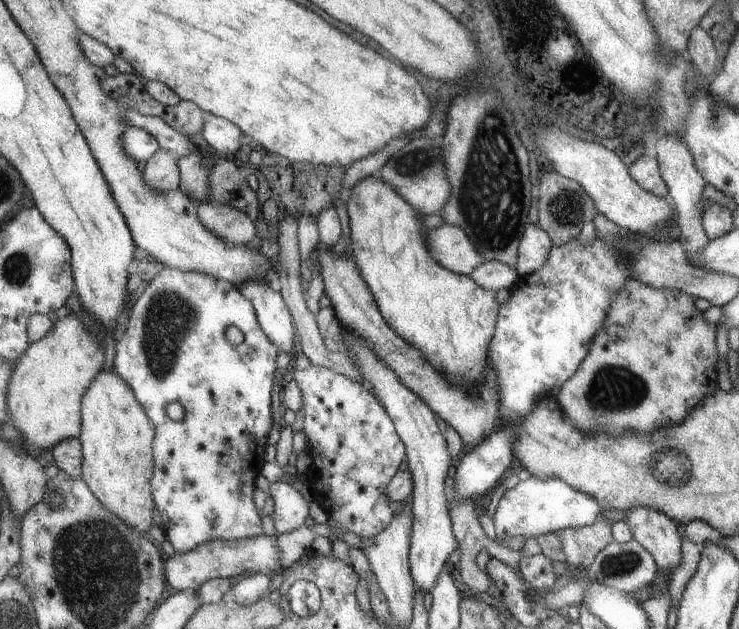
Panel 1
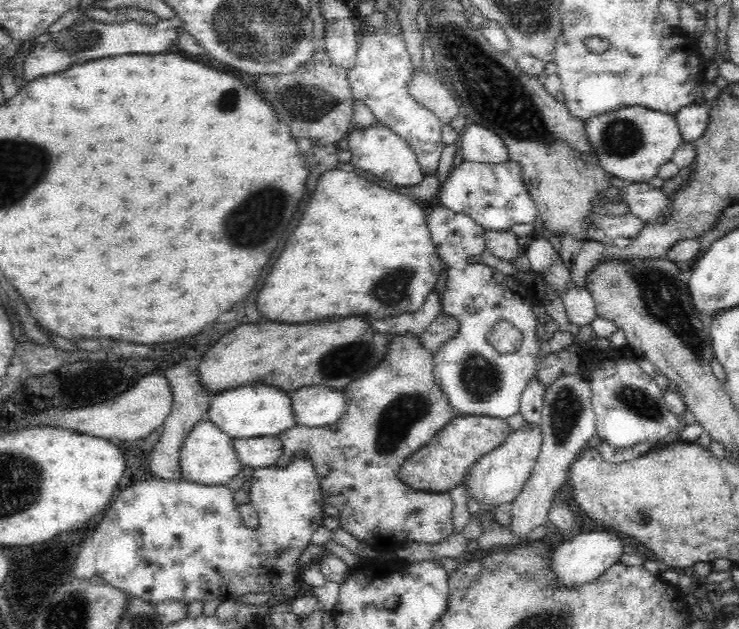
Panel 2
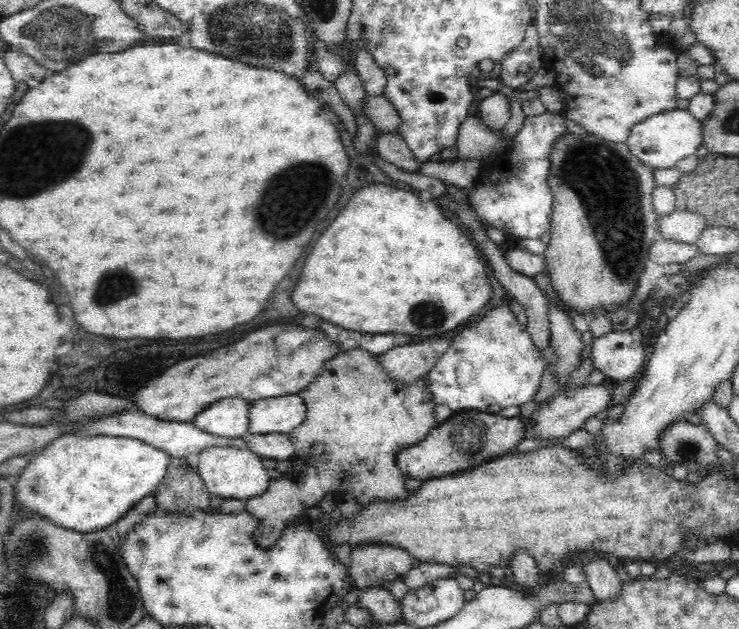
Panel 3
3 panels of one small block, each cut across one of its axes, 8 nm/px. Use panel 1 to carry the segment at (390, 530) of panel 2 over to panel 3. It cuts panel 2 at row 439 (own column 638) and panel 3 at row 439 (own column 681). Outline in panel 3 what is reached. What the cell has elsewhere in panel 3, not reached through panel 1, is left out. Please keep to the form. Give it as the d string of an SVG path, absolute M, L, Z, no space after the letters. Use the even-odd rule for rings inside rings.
M363 348L340 352L338 356L328 360L319 370L319 376L297 394L303 399L306 410L302 424L289 434L298 460L292 460L291 468L279 479L271 481L264 494L244 501L246 513L260 521L260 526L253 534L253 541L261 549L270 548L280 534L283 534L285 523L302 514L309 506L318 504L328 490L335 490L340 494L355 494L358 508L364 508L372 502L406 500L410 494L402 484L403 472L395 461L397 454L407 446L420 442L430 429L439 424L433 417L436 404L432 401L427 379L416 379L411 385L396 383L386 375L376 355Z

